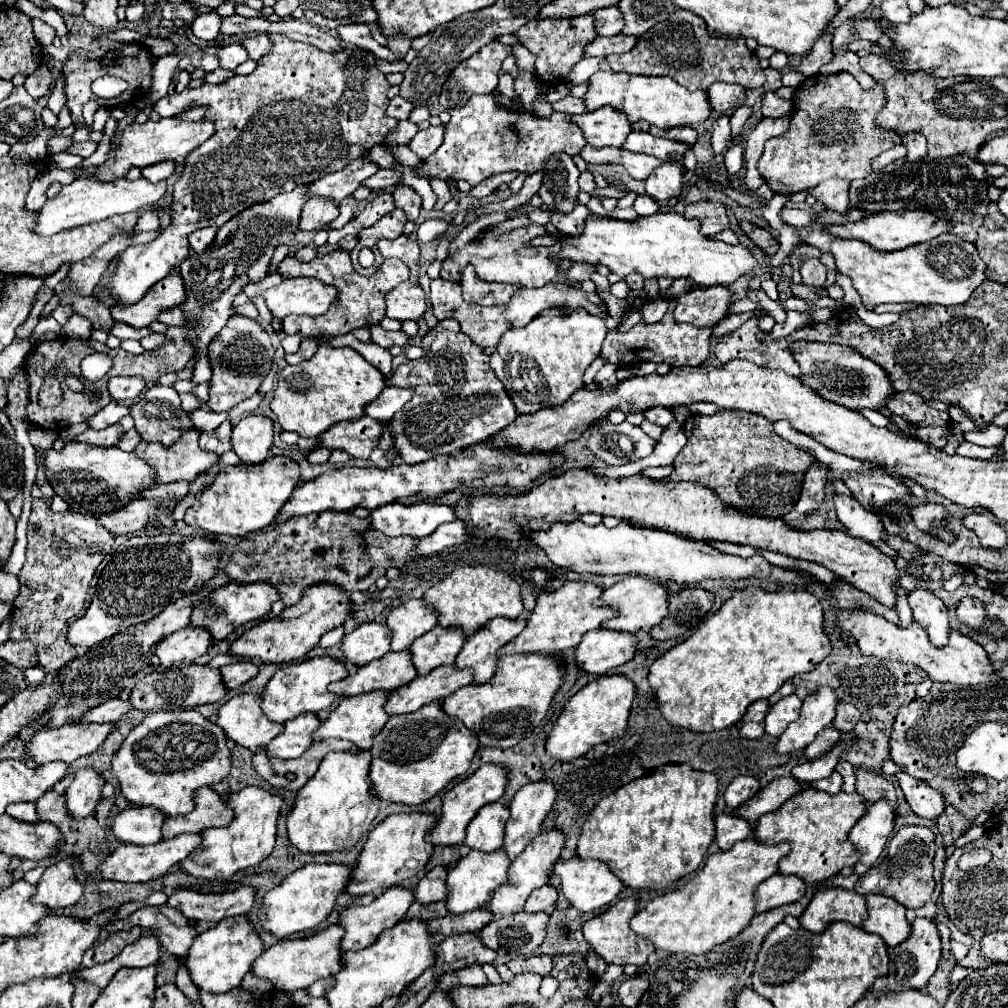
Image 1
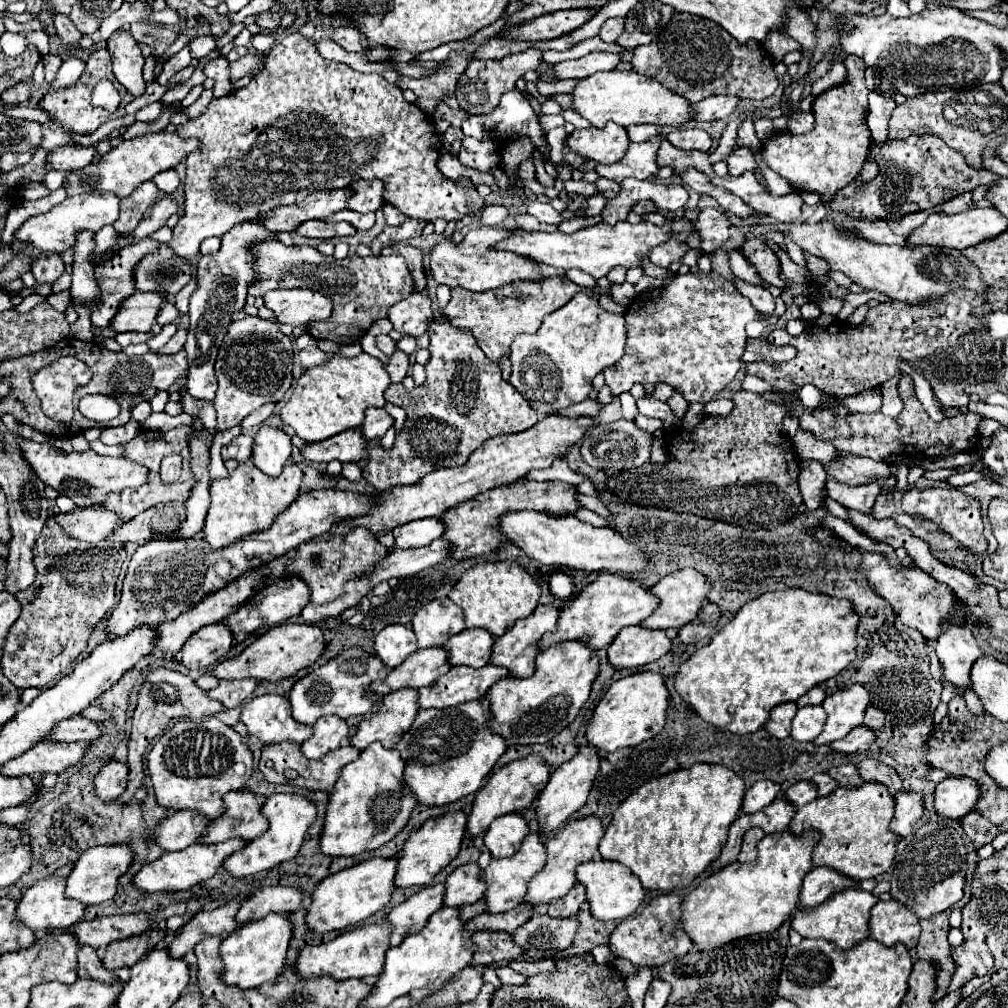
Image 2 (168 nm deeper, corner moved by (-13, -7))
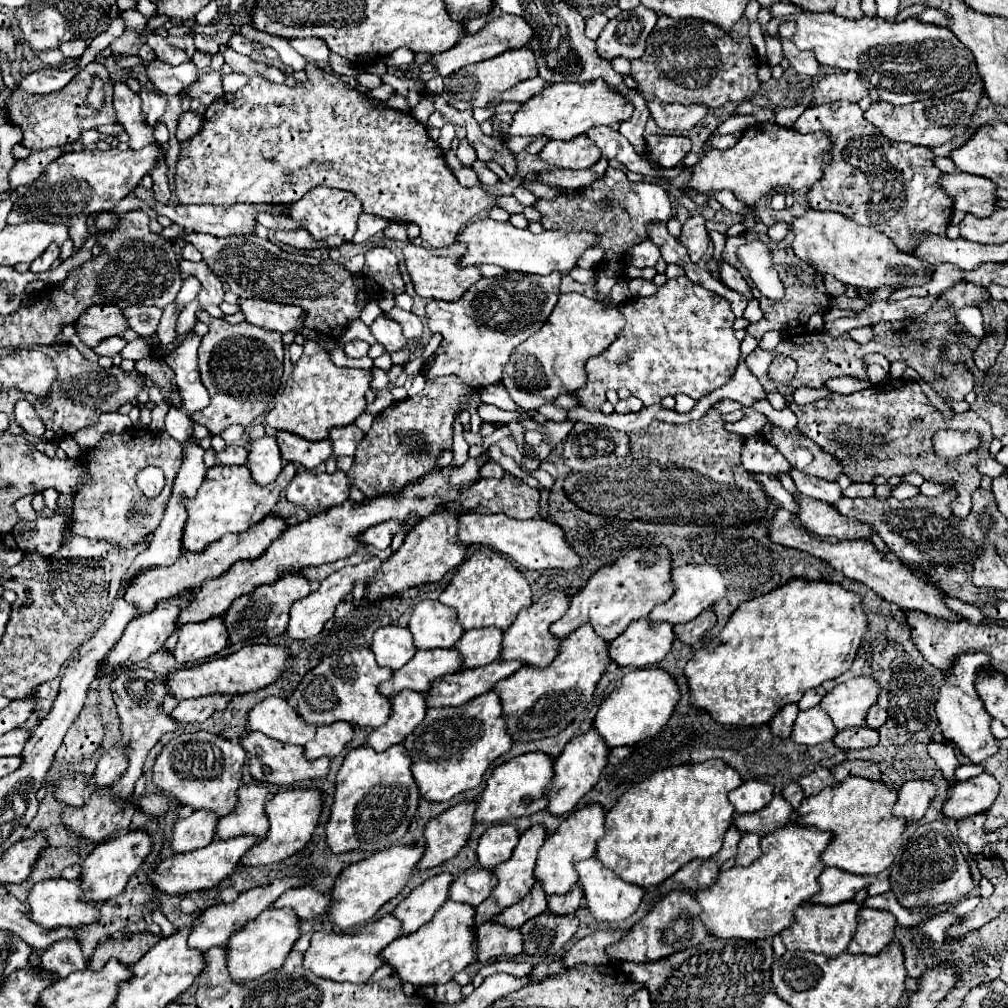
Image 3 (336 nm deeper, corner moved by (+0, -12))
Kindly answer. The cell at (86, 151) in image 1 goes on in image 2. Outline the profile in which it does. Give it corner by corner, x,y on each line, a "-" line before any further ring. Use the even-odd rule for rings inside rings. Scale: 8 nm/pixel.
62,146
48,156
48,168
52,170
82,170
96,154
94,146

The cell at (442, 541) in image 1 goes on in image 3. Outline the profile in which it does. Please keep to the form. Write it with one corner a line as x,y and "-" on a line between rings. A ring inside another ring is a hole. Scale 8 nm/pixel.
373,557
371,561
359,563
359,565
355,565
355,567
349,567
349,565
347,565
345,569
341,569
341,571
333,573
331,577
327,577
325,581
321,581
319,587
317,587
313,593
309,593
307,597
303,597
303,599
299,599
299,601
293,603
293,607
291,607
291,621
289,621
289,627
287,627
287,631
285,631
285,637
289,637
289,639
309,639
309,637
319,635
319,633
323,631
325,621
333,619
333,613
335,613
337,603
343,601
347,593
351,593
353,581
357,581
357,579
371,581
379,567
381,567
381,559

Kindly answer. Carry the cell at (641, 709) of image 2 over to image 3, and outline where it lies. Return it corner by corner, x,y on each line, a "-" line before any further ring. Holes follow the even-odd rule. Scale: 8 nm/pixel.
649,667
631,671
621,679
615,691
599,707
595,717
595,729
601,733
601,737
609,747
635,745
643,739
655,737
661,731
661,727
673,715
679,699
681,699
679,685
675,677
669,675
665,669

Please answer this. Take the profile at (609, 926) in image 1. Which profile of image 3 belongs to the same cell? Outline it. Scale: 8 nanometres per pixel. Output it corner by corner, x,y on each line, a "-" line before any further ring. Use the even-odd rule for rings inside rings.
673,891
665,895
661,901
653,905
653,909
633,925
629,935
621,939
619,943
607,947
607,955
617,961
631,961
631,963
645,963
645,961
659,961
671,953
697,947
703,939
709,937
709,931
705,931
705,925
699,919
701,905
695,901
695,897
689,891

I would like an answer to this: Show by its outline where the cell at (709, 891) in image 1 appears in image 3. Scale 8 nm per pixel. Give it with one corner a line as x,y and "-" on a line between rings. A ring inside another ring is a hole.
789,821
785,827
761,837
763,855
759,859
755,859
747,867
731,867
727,871
721,871
719,883
715,883
713,887
709,887
705,891
695,893
695,899
703,907
701,921
705,923
707,931
713,937
721,937
721,939
731,939
731,937
735,937
735,939
769,939
769,937
775,937
777,933
781,933
785,927
789,927
795,921
795,909
809,903
811,897
817,893
817,889
819,889
817,877
825,869
825,865
821,861
821,853
831,843
831,839
833,839
833,833
821,831
815,827
801,827
795,821

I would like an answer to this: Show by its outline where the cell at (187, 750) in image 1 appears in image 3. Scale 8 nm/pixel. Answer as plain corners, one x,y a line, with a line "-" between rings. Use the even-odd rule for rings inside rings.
199,731
183,733
171,739
153,767
155,785
169,797
177,797
191,809
215,811
219,817
229,815
237,805
237,789
241,785
245,751
239,743

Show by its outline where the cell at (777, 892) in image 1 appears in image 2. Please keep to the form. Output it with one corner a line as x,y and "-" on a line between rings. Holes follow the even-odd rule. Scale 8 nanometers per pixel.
814,868
806,874
800,890
800,900
798,900
798,910
814,908
820,902
824,902
830,894
840,892
844,888
856,886
854,880
844,878
842,874
830,870
830,868

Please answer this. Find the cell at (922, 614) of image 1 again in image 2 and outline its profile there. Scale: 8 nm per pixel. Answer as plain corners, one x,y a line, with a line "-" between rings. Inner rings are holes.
966,624
946,626
942,634
938,636
936,652
940,658
940,664
944,668
946,682
952,682
960,686
962,690
970,686
970,668
976,658
980,658
984,652
972,638
972,632

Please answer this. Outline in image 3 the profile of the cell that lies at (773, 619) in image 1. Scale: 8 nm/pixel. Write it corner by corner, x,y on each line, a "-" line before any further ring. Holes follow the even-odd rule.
789,579
777,591
741,603
729,617
725,629
685,665
691,687
691,703
709,711
715,721
725,725
761,725
789,703
797,703
805,691
823,681
843,675
869,631
869,621
861,607
861,597
829,581

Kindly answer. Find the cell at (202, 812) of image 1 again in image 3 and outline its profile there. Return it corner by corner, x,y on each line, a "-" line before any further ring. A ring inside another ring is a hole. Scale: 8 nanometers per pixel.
249,783
239,789
239,805
235,811
219,819
217,837
233,839
239,835
265,837
269,831
269,819
265,815
265,801
269,791
261,783

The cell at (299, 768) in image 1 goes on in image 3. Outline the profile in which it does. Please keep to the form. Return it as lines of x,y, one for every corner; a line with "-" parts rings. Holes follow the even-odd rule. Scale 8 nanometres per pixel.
247,733
245,737
239,739
241,747
249,753
249,759
255,761
255,769
249,769
253,779
257,779
259,783
275,783
275,785
293,785
299,781
307,781
307,779
317,779
317,777
325,777
329,773
329,759
327,757
319,757
319,759
305,759
305,751
299,745
285,745
281,741
273,741
271,737
263,735
263,733

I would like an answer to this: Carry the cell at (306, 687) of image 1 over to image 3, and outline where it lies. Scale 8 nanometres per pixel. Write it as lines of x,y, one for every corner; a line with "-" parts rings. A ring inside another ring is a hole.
355,647
349,651
325,657
313,671
309,671
293,697
297,701
297,713
315,725
331,725
335,721
347,721
351,725
381,727
391,715
389,697
379,693
379,685
391,679
389,667
377,667
375,655
367,647

